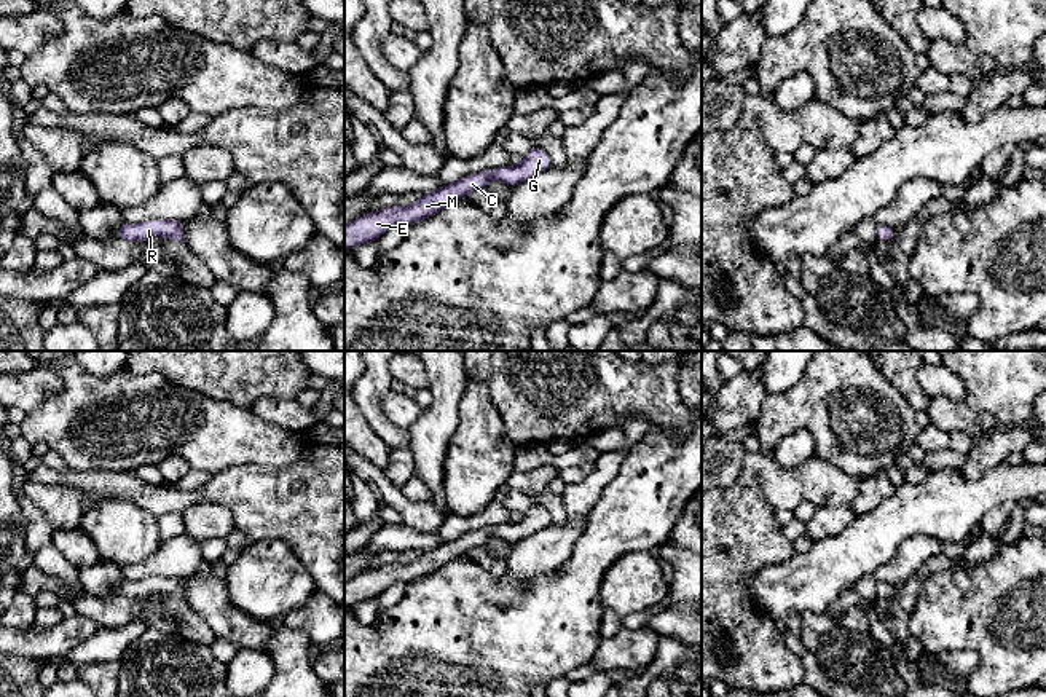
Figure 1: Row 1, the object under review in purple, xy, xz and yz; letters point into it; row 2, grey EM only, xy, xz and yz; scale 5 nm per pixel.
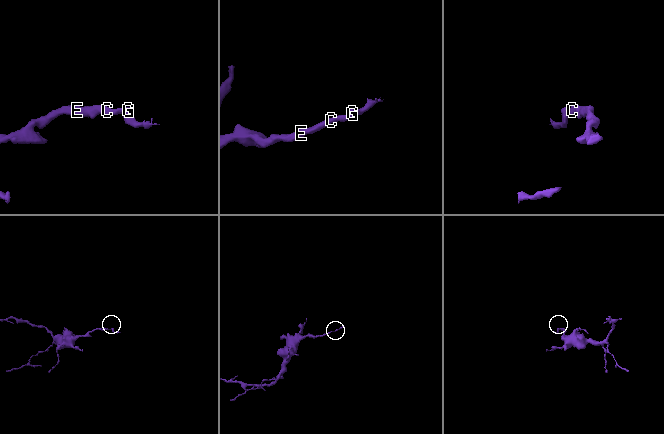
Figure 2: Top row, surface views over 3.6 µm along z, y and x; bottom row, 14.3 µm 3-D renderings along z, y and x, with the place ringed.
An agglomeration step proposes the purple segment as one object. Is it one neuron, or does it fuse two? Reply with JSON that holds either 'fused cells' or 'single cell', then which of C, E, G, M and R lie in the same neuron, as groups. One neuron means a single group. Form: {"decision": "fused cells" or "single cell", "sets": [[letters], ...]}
{"decision": "single cell", "sets": [["C", "E", "G", "M", "R"]]}

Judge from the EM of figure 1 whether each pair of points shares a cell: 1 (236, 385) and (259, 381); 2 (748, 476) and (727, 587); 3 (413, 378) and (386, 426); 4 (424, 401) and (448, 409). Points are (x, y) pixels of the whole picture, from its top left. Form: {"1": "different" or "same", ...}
{"1": "same", "2": "same", "3": "different", "4": "different"}

